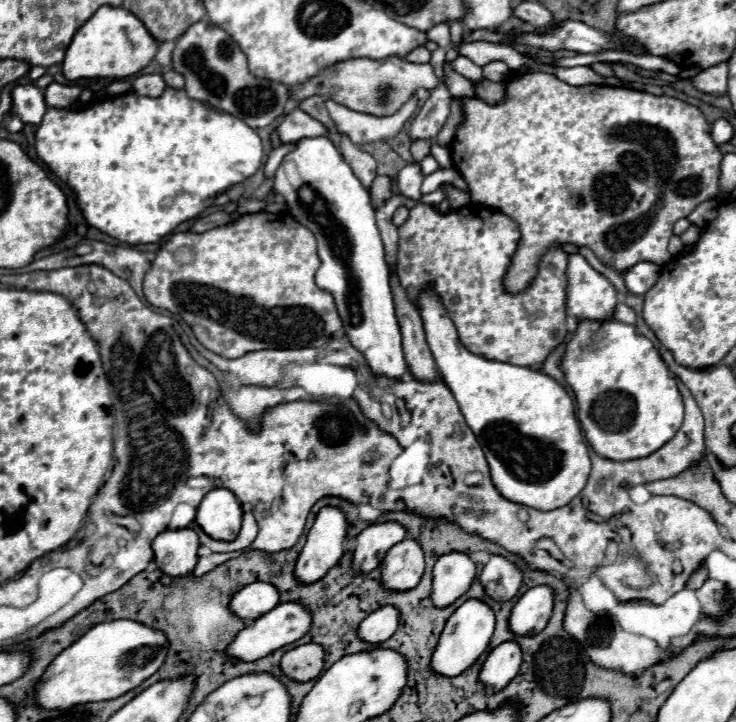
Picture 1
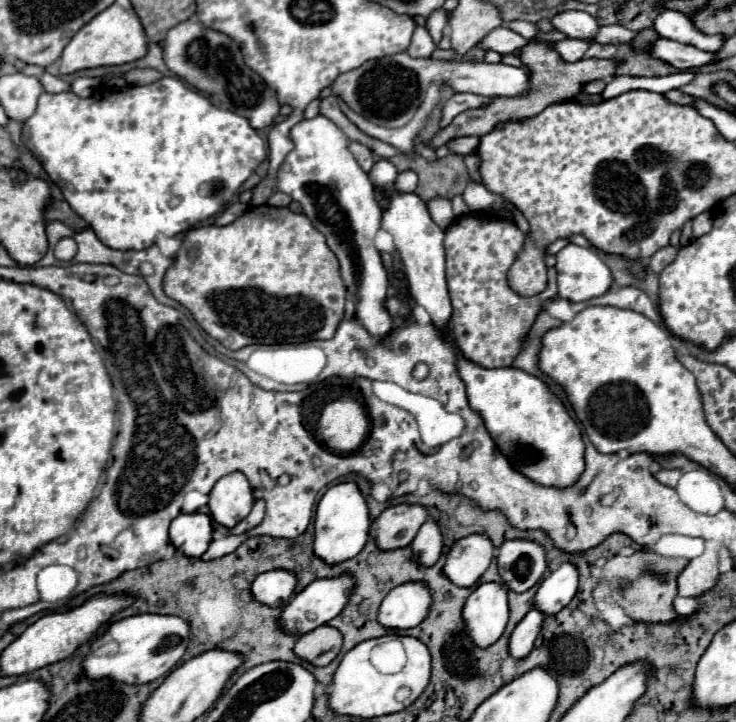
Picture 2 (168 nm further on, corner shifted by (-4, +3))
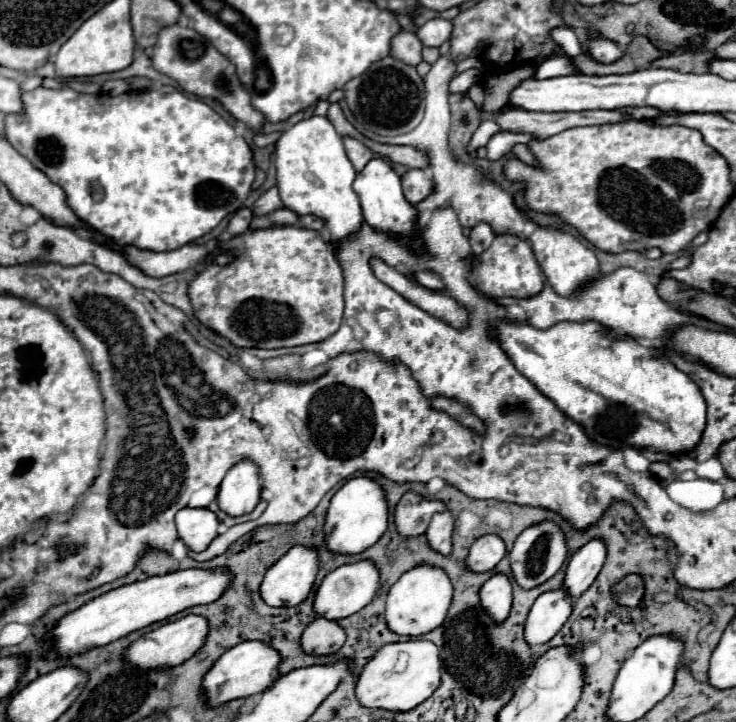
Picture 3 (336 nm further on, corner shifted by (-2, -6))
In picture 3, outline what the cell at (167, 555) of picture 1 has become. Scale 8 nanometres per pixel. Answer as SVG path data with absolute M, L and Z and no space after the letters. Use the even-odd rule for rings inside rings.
M184 507L176 513L176 527L180 539L192 551L204 551L218 535L218 517L206 507Z

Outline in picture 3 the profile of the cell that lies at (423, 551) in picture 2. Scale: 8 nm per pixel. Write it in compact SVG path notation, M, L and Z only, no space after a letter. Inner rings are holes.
M450 511L436 513L426 531L432 549L436 549L442 555L448 555L452 551L452 531L454 531L454 515Z

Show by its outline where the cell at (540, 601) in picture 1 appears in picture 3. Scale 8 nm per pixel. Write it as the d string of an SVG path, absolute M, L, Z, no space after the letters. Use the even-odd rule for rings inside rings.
M592 539L572 553L564 579L564 587L572 593L572 597L580 597L594 583L606 561L606 553L604 539Z

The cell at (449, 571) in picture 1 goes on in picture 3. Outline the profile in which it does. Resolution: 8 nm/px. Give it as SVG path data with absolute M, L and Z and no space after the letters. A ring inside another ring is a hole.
M482 535L470 547L466 565L476 573L492 571L504 555L506 555L506 543L498 535Z

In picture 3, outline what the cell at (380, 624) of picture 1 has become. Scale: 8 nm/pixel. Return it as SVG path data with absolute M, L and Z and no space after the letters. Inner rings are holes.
M426 563L416 565L410 571L406 571L388 591L386 623L390 631L398 635L406 635L406 637L426 635L436 627L440 627L442 621L446 619L448 607L452 603L452 595L454 595L454 587L444 569Z

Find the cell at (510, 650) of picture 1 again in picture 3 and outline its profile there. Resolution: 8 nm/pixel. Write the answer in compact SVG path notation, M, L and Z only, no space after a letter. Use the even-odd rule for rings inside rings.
M566 587L542 593L534 601L530 615L526 619L526 631L524 631L526 641L530 645L540 645L550 641L568 621L572 613L572 605L574 605L574 597L570 597Z

